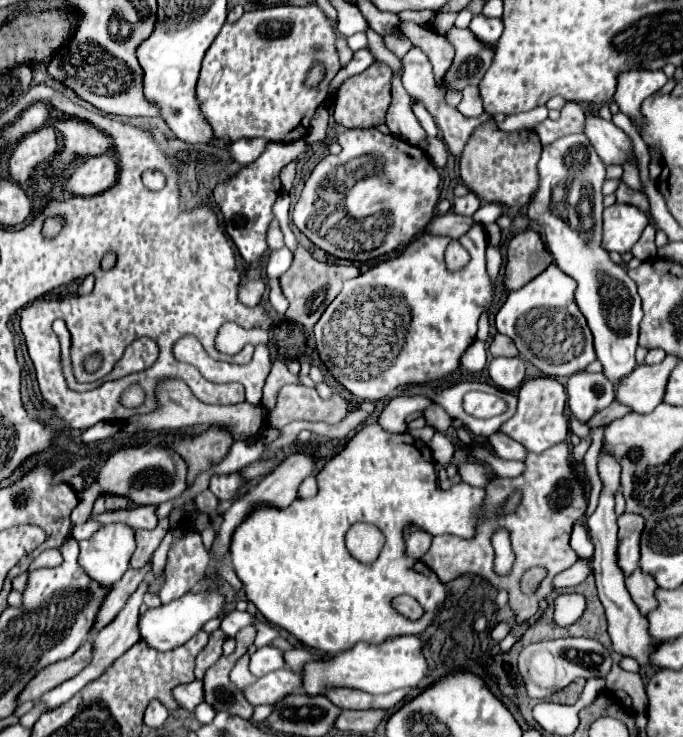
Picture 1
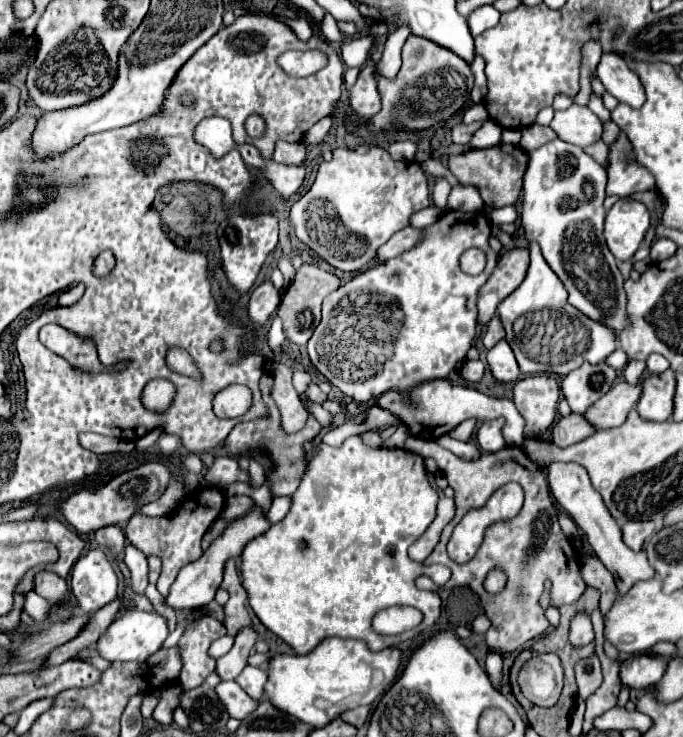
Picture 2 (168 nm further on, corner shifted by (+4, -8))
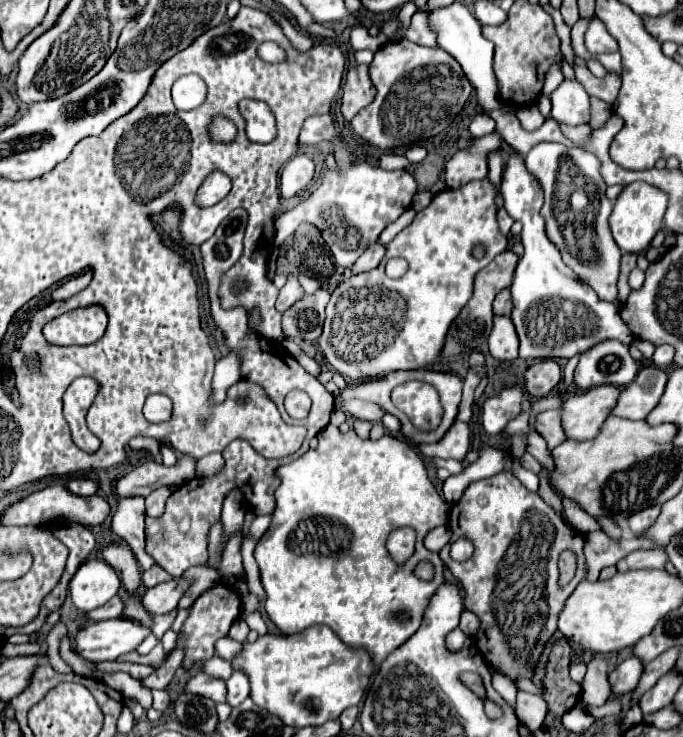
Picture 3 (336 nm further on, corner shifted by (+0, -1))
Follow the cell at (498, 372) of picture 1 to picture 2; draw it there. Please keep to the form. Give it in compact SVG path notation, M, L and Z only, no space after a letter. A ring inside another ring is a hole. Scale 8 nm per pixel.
M500 340L492 350L488 350L488 366L500 382L516 382L520 378L514 352L506 340Z

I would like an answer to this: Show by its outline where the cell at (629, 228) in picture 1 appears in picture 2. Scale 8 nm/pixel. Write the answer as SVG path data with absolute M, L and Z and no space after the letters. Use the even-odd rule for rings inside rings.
M620 198L606 214L604 238L616 260L630 260L650 228L646 204L634 198Z

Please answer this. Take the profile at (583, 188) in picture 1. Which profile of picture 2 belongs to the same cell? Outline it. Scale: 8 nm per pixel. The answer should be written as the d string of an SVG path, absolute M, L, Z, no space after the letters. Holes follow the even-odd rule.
M560 138L536 148L530 152L528 168L524 174L524 188L522 188L522 226L530 240L536 240L542 248L542 256L562 280L564 288L568 290L568 302L576 306L580 312L590 316L592 320L604 322L606 326L614 328L618 334L626 324L626 292L624 292L624 278L616 266L616 258L606 246L602 236L606 210L602 206L606 194L606 170L590 158L580 146L568 144Z

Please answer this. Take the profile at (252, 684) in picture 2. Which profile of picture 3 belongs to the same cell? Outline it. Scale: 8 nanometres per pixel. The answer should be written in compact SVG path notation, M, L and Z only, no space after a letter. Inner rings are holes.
M234 671L232 677L226 681L228 687L228 705L236 707L250 695L250 681L244 671Z

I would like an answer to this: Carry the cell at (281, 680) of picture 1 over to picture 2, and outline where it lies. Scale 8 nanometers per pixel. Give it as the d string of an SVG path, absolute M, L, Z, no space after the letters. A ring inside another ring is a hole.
M236 682L216 684L216 694L232 718L242 720L256 708L256 700L252 700L244 690L240 690Z

